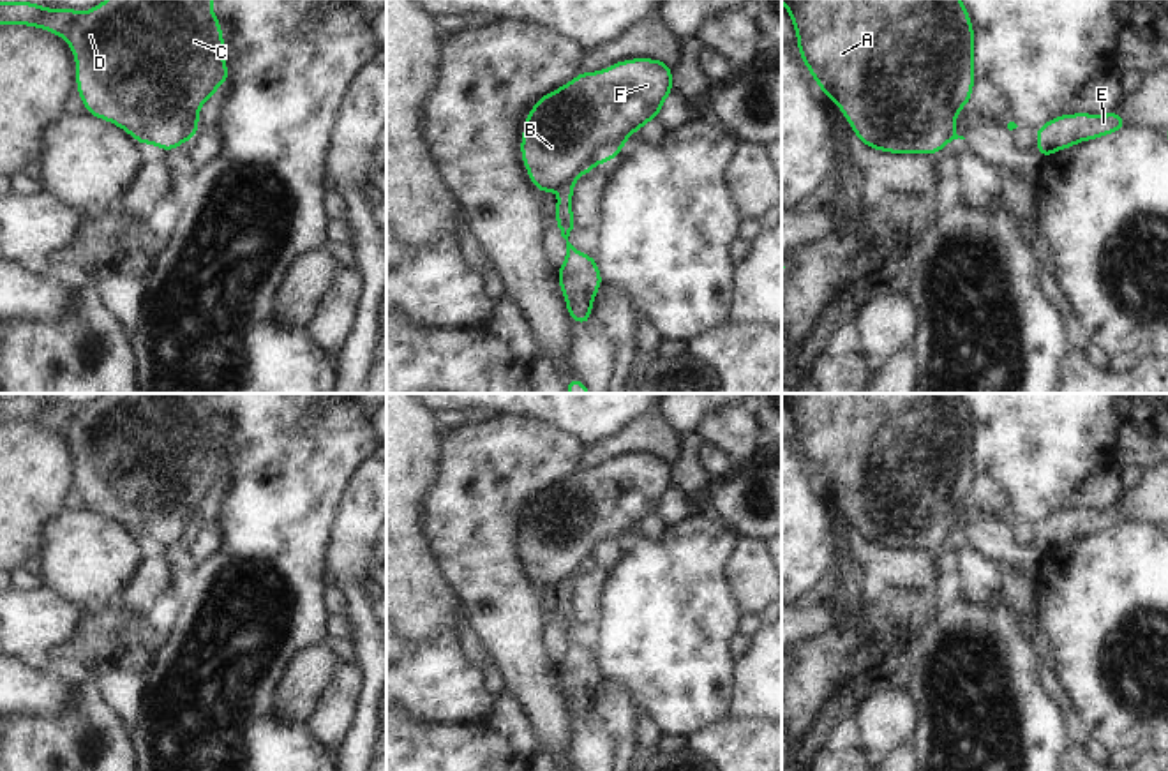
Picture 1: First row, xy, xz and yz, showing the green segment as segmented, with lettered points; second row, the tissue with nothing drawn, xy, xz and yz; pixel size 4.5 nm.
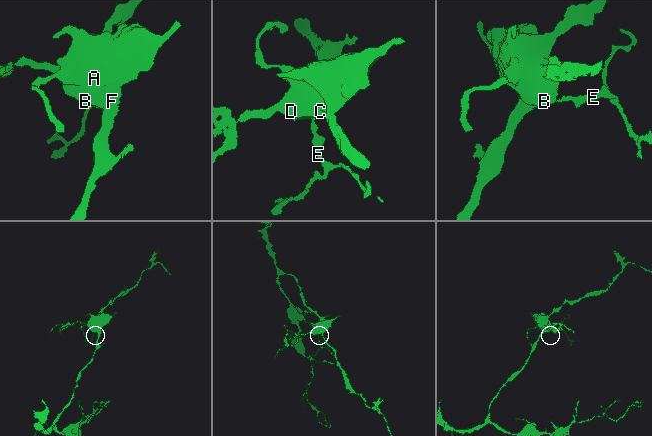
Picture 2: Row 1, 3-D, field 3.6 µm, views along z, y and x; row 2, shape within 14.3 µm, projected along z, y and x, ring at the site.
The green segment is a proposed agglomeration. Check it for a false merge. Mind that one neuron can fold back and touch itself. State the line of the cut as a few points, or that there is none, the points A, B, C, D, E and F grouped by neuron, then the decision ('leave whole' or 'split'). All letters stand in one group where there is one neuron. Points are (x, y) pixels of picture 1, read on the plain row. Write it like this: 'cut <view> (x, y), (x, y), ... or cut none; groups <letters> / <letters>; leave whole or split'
cut xz (576, 572), (558, 584); groups A B C D F / E; split

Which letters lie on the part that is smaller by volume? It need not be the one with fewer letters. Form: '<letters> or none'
E

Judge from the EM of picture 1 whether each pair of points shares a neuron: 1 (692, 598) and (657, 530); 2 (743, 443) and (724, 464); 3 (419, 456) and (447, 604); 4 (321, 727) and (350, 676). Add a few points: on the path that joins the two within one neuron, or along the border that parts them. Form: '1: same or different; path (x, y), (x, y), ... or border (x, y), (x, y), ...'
1: same; path (674, 581), (660, 567), (657, 547)
2: different; border (704, 440), (722, 447), (740, 463)
3: same; path (408, 493), (410, 567)
4: same; path (334, 715), (346, 688)

